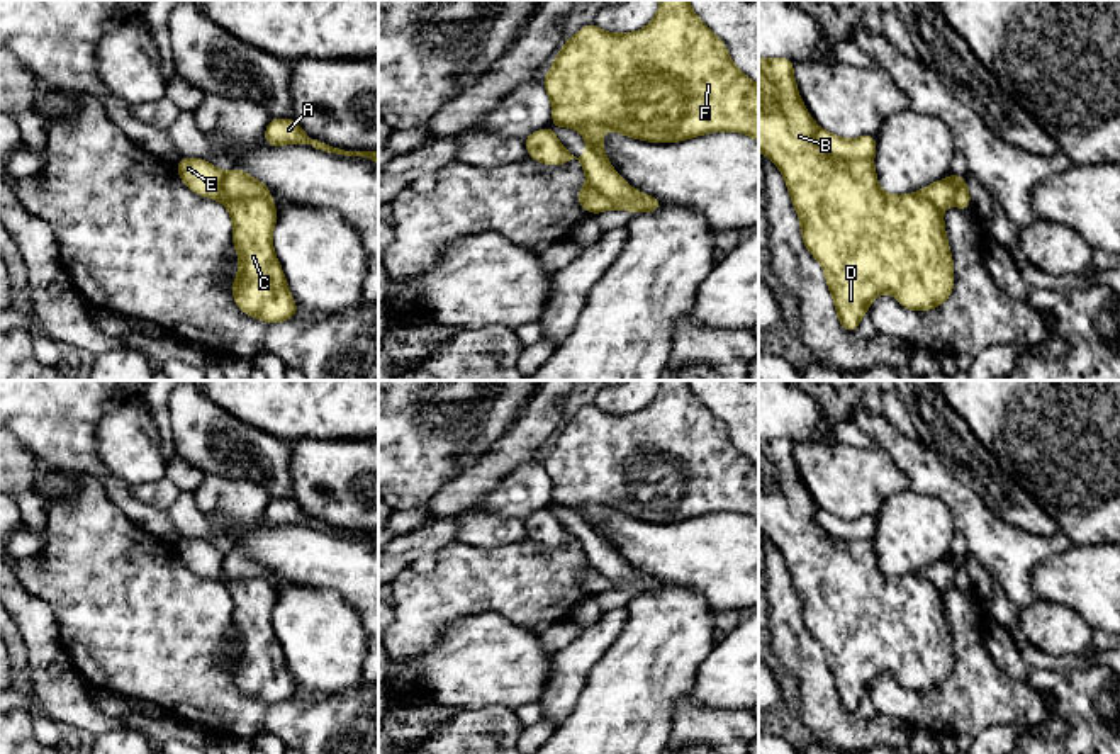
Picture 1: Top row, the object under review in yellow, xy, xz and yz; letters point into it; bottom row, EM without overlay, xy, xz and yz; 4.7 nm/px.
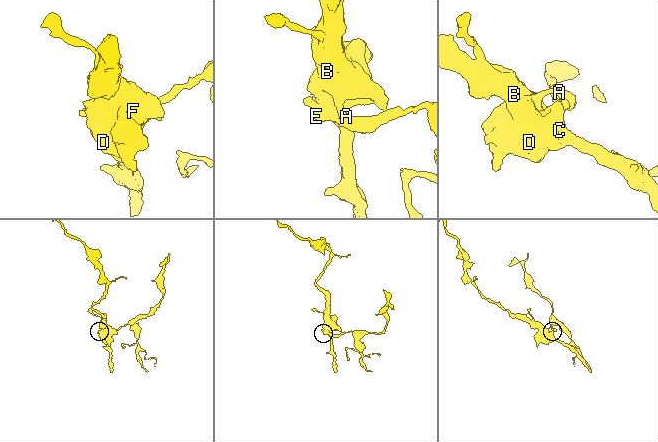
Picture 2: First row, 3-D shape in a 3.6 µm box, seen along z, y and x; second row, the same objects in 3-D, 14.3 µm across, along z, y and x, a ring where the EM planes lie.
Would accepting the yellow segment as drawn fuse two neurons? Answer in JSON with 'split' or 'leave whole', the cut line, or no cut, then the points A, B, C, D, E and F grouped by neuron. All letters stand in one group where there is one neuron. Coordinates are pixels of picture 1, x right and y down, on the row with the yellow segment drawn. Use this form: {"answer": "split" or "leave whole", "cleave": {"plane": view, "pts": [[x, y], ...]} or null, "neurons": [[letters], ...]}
{"answer": "split", "cleave": {"plane": "yz", "pts": [[813, 133], [813, 138], [834, 157], [871, 160]]}, "neurons": [["A"], ["B", "C", "D", "E", "F"]]}

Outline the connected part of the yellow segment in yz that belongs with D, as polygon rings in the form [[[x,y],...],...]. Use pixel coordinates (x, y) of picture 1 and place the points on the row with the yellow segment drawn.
[[[759,58],[759,151],[784,175],[803,243],[825,268],[843,331],[854,333],[872,299],[882,292],[891,292],[911,311],[938,307],[954,290],[954,262],[942,211],[916,194],[884,194],[872,160],[828,155],[815,141],[818,126],[799,98],[794,63],[789,58]]]

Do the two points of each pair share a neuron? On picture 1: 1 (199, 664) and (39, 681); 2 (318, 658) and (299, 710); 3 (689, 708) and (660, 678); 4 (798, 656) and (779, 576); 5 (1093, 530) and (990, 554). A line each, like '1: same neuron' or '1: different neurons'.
1: different neurons
2: different neurons
3: different neurons
4: same neuron
5: different neurons

